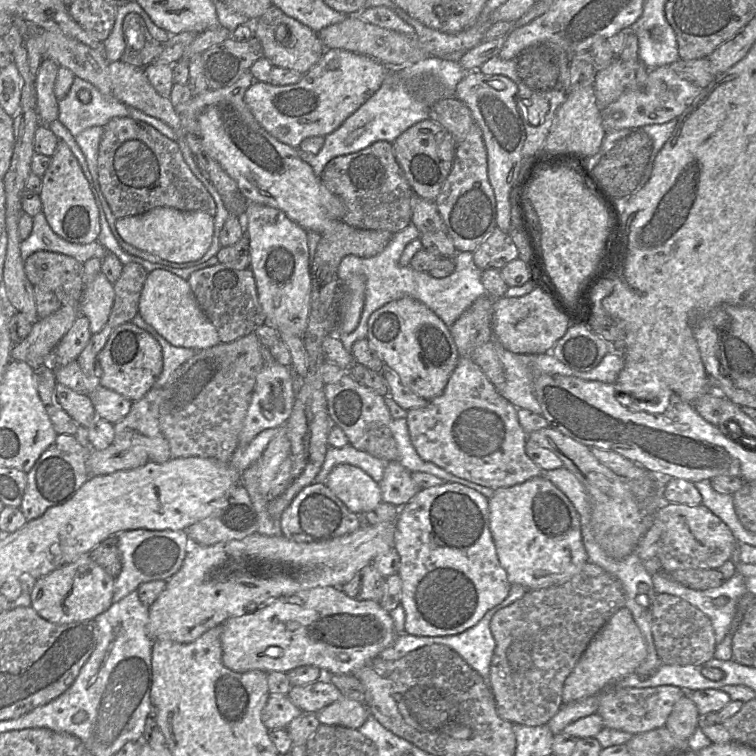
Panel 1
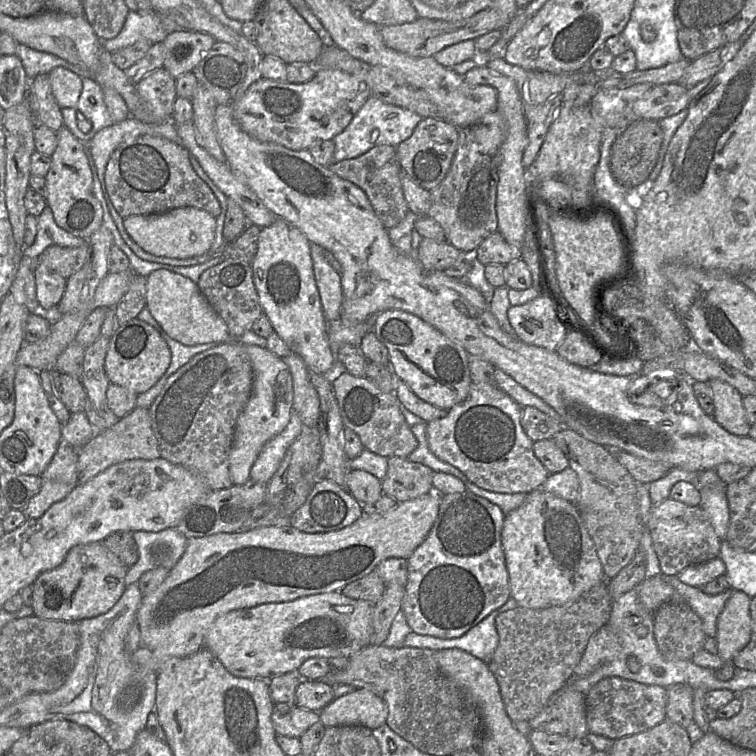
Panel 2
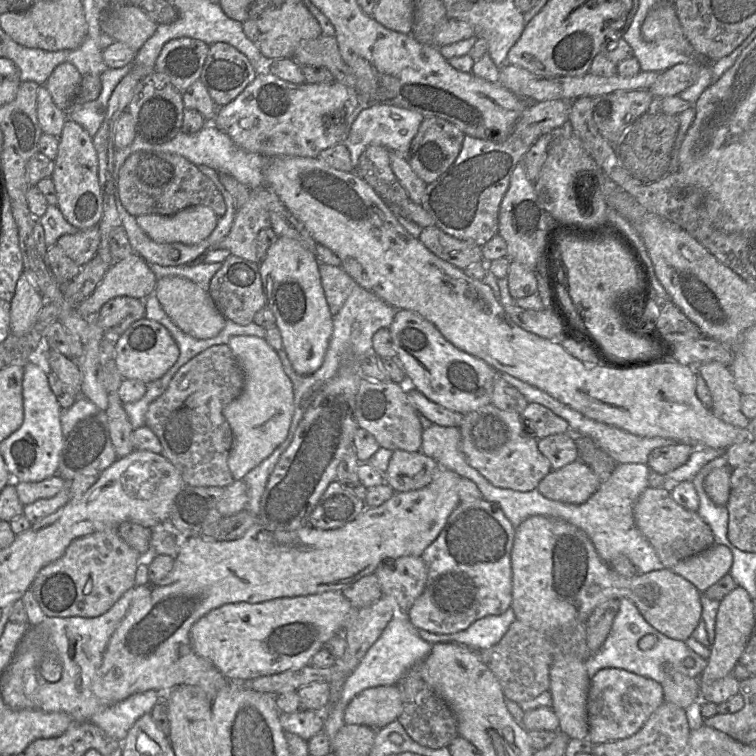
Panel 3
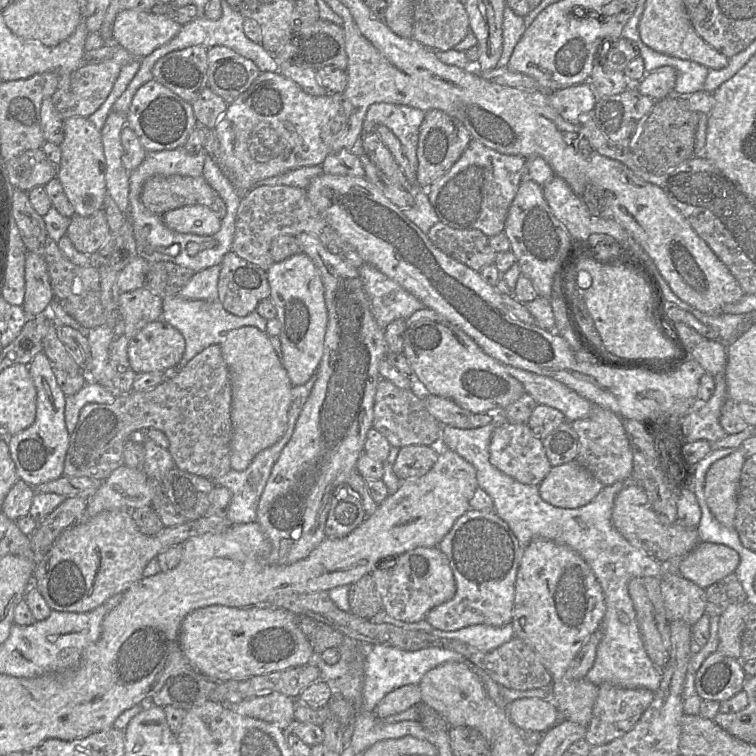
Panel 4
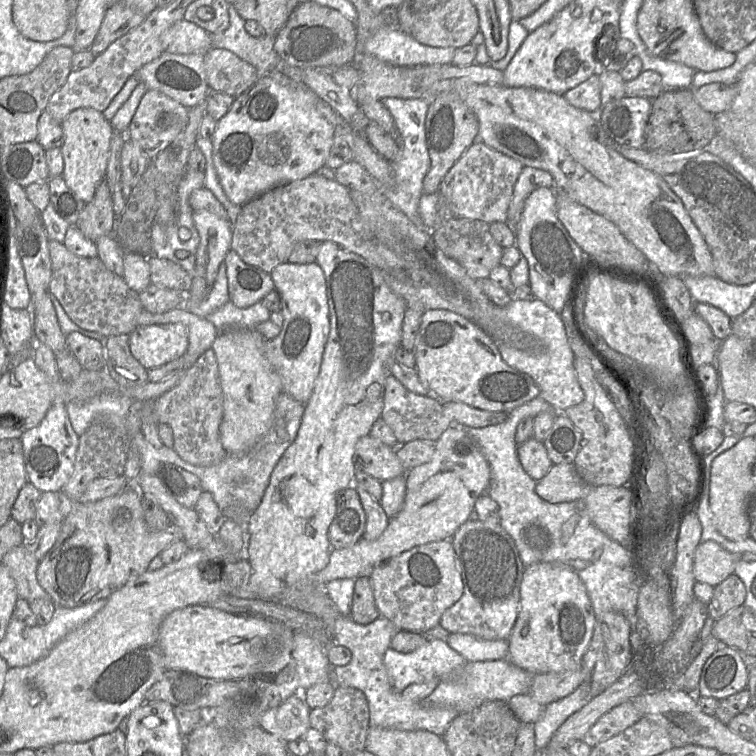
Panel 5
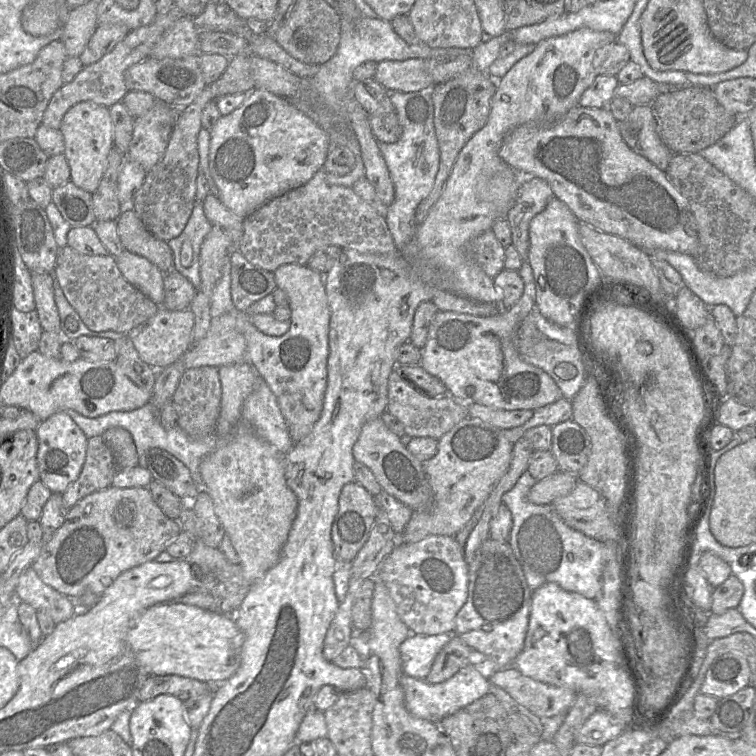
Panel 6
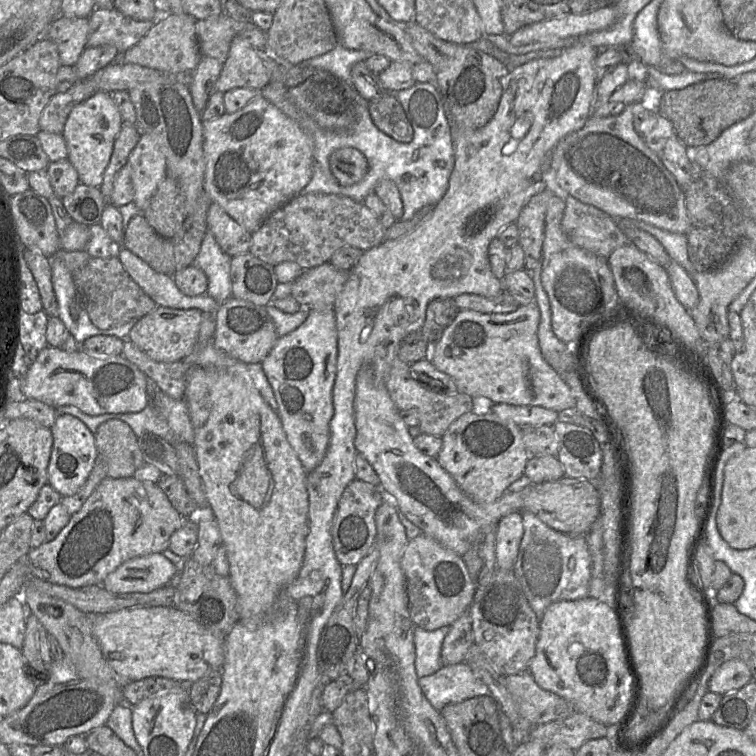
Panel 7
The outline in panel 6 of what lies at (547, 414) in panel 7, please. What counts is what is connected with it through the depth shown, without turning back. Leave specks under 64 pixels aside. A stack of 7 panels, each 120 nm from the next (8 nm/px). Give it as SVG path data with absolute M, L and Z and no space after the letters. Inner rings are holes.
M471 404L467 409L468 417L478 418L499 429L522 426L533 415L533 410L503 410L480 404Z

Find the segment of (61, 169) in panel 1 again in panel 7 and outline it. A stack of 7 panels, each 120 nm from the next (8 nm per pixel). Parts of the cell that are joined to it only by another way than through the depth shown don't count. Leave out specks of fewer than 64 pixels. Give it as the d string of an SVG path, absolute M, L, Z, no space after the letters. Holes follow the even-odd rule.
M105 91L96 92L71 110L61 135L67 145L68 159L76 169L80 183L91 187L101 186L121 126L122 117L112 94Z

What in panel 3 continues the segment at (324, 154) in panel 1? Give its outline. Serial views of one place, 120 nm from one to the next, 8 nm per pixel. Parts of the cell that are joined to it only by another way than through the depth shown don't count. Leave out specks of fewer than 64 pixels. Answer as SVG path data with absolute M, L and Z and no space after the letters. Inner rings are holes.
M375 105L362 110L351 125L348 138L343 142L349 149L354 168L369 145L384 146L407 159L411 142L423 120L424 116L417 112L391 105Z

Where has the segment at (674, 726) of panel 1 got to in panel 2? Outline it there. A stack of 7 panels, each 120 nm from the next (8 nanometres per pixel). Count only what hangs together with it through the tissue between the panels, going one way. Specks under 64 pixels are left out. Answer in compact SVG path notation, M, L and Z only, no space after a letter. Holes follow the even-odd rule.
M687 684L667 688L666 718L684 728L693 721L694 689Z

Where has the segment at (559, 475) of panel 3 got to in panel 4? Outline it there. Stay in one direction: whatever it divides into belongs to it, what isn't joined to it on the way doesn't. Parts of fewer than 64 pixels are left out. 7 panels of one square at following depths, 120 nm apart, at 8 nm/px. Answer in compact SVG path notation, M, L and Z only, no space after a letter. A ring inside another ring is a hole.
M576 460L555 466L538 485L540 497L547 503L575 509L591 502L604 485Z

